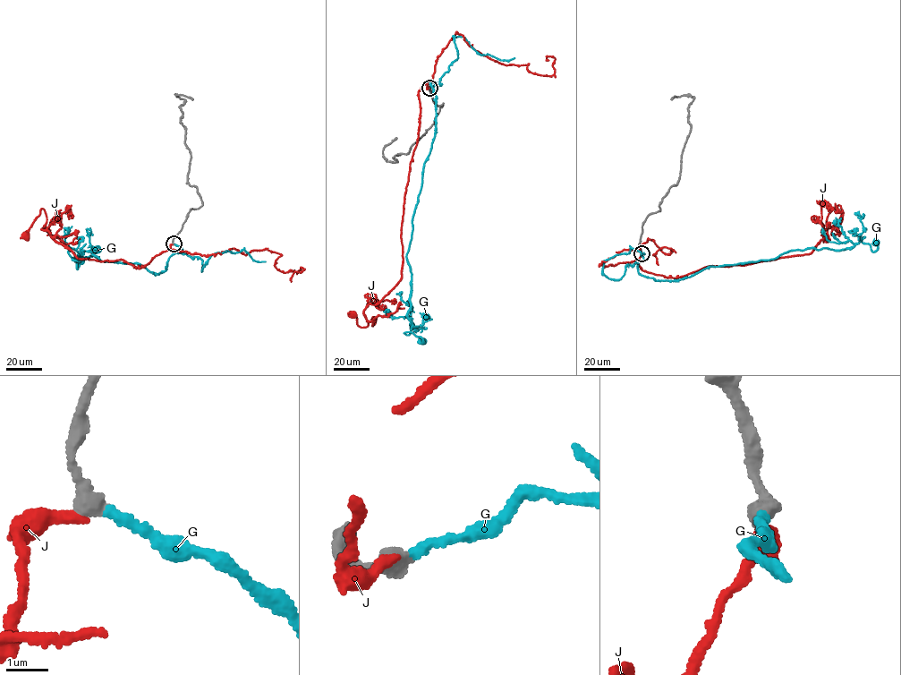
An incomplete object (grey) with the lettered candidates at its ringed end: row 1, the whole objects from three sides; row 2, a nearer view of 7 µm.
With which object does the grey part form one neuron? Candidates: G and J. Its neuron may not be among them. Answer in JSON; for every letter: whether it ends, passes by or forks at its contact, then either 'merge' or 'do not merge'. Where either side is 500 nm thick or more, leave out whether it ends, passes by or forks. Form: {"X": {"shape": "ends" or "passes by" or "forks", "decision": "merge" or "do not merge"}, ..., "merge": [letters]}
{"G": {"shape": "ends", "decision": "merge"}, "J": {"shape": "ends", "decision": "do not merge"}, "merge": ["G"]}

